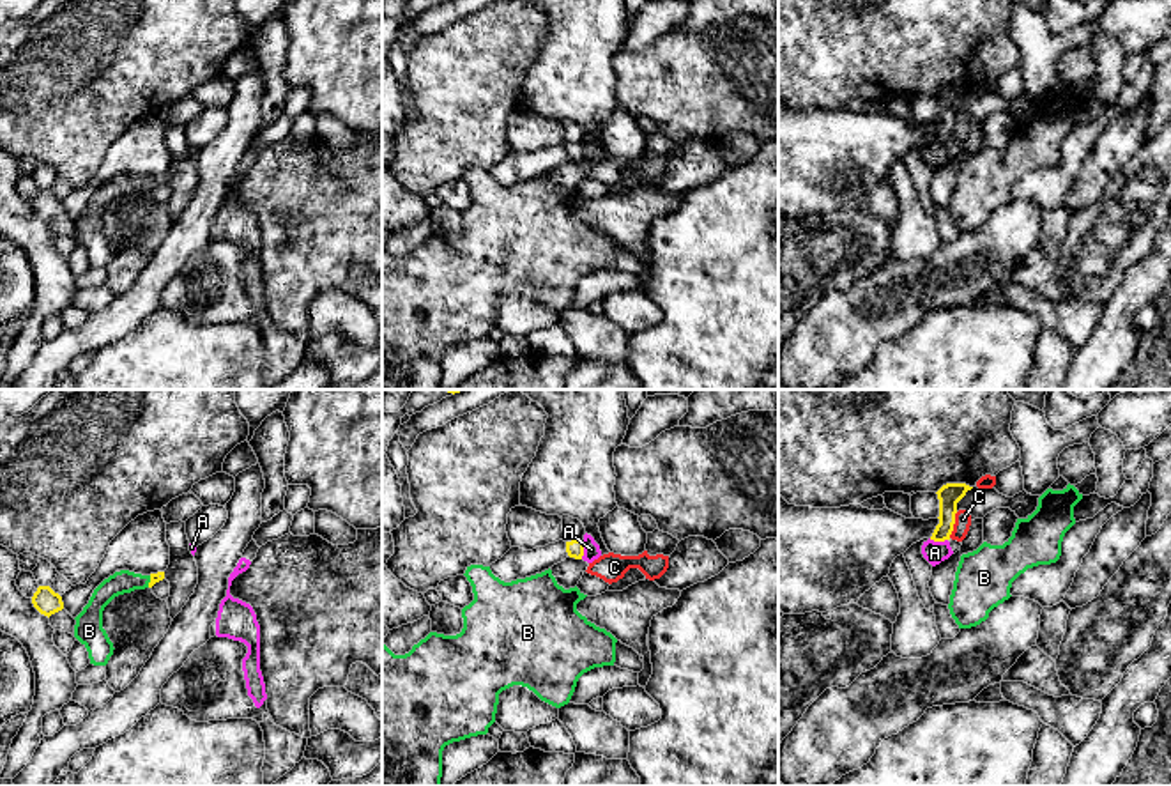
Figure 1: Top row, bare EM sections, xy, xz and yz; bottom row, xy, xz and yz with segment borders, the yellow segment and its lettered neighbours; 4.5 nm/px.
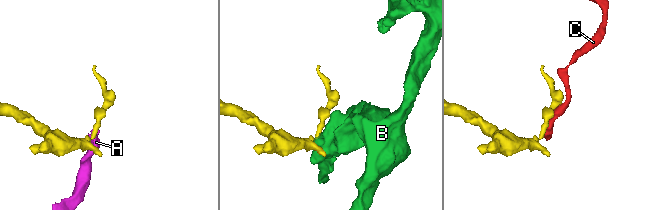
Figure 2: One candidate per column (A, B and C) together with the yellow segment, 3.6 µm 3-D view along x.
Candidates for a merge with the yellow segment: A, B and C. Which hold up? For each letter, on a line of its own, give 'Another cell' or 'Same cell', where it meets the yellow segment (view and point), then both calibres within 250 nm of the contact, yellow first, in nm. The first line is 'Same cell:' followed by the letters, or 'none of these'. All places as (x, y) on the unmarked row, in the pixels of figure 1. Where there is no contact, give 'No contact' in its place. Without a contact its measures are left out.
Same cell: none of these
A: Another cell. Touches yellow at xz (582, 153). Thickness 80 nm (yellow) against 80 nm
B: Another cell. Touches yellow at xy (151, 184). Thickness 50 nm (yellow) against 110 nm
C: Another cell. Touches yellow at yz (954, 126). Thickness 100 nm (yellow) against 80 nm

